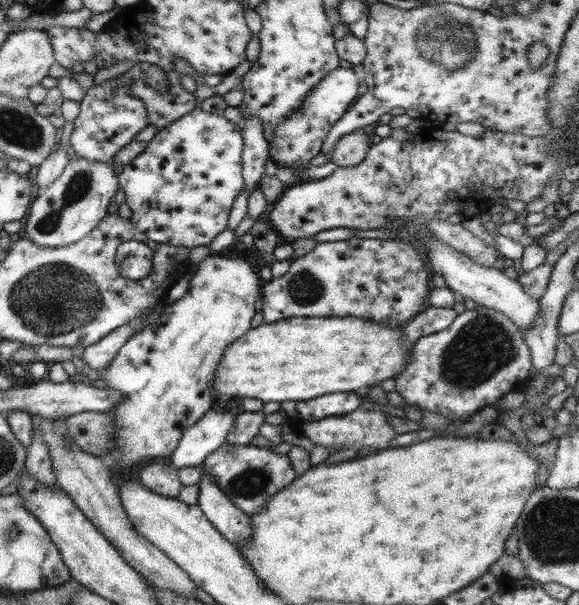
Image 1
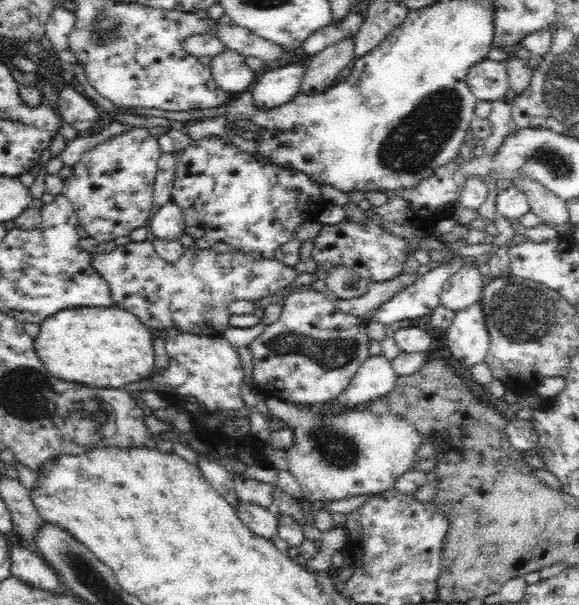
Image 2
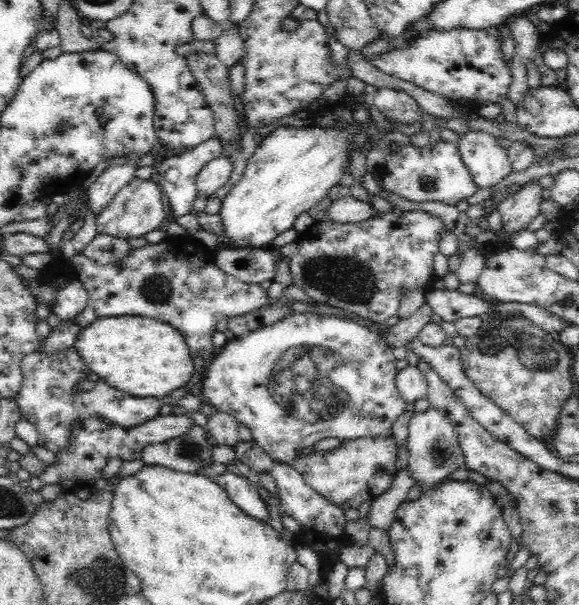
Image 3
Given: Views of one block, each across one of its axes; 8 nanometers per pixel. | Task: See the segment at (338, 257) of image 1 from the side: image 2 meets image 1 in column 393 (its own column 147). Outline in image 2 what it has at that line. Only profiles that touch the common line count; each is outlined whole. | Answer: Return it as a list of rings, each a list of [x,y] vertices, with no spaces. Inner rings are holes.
[[[130,241],[116,246],[105,255],[92,254],[94,269],[110,283],[112,301],[120,308],[135,314],[148,328],[156,330],[175,330],[180,334],[208,335],[220,337],[229,323],[231,314],[228,305],[234,300],[260,300],[286,290],[298,278],[296,267],[291,267],[279,260],[253,260],[237,252],[214,253],[204,245],[196,244],[185,249],[176,264],[166,264],[153,248],[151,241]]]

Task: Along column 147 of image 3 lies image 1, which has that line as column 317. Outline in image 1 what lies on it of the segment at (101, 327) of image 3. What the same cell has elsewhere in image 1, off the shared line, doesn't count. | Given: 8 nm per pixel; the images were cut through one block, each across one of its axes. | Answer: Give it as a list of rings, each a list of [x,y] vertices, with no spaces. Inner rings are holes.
[[[293,317],[249,328],[235,342],[231,342],[217,362],[213,374],[213,386],[221,397],[238,399],[257,398],[261,402],[306,401],[322,394],[354,392],[357,388],[373,387],[373,384],[395,378],[405,368],[409,346],[401,341],[399,327],[379,326],[369,319],[359,317]]]

